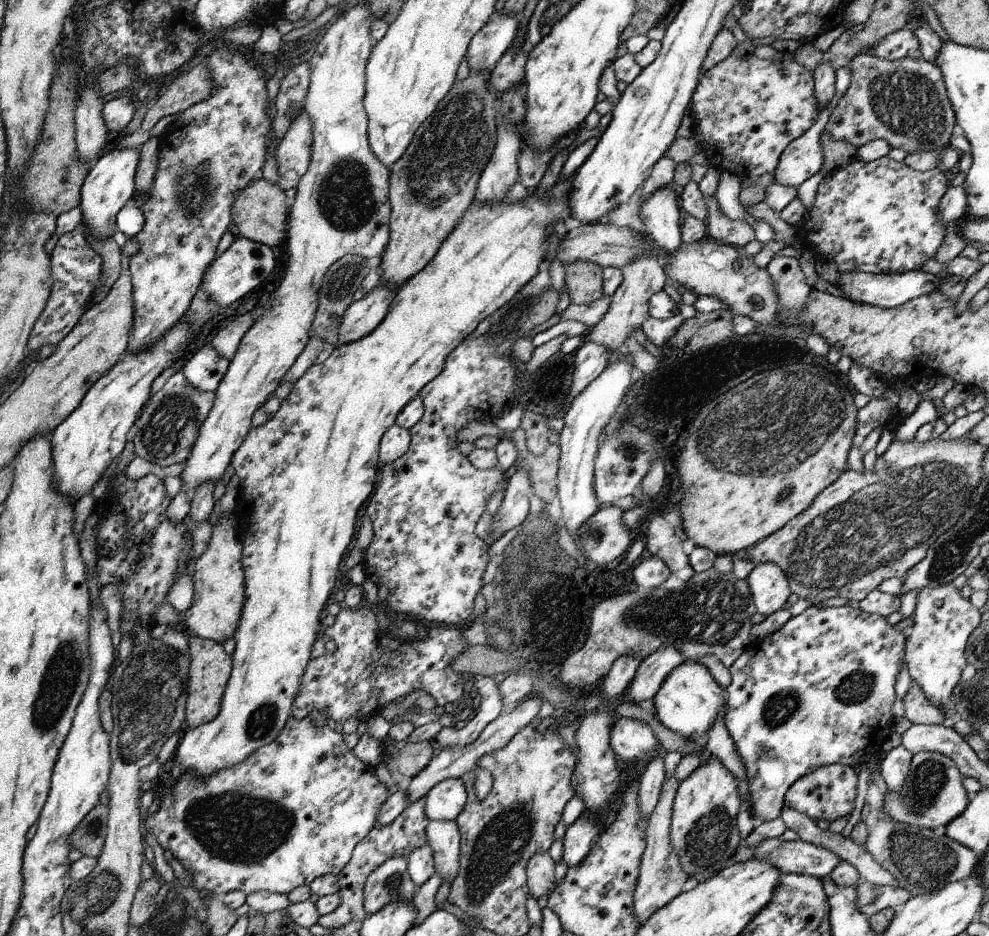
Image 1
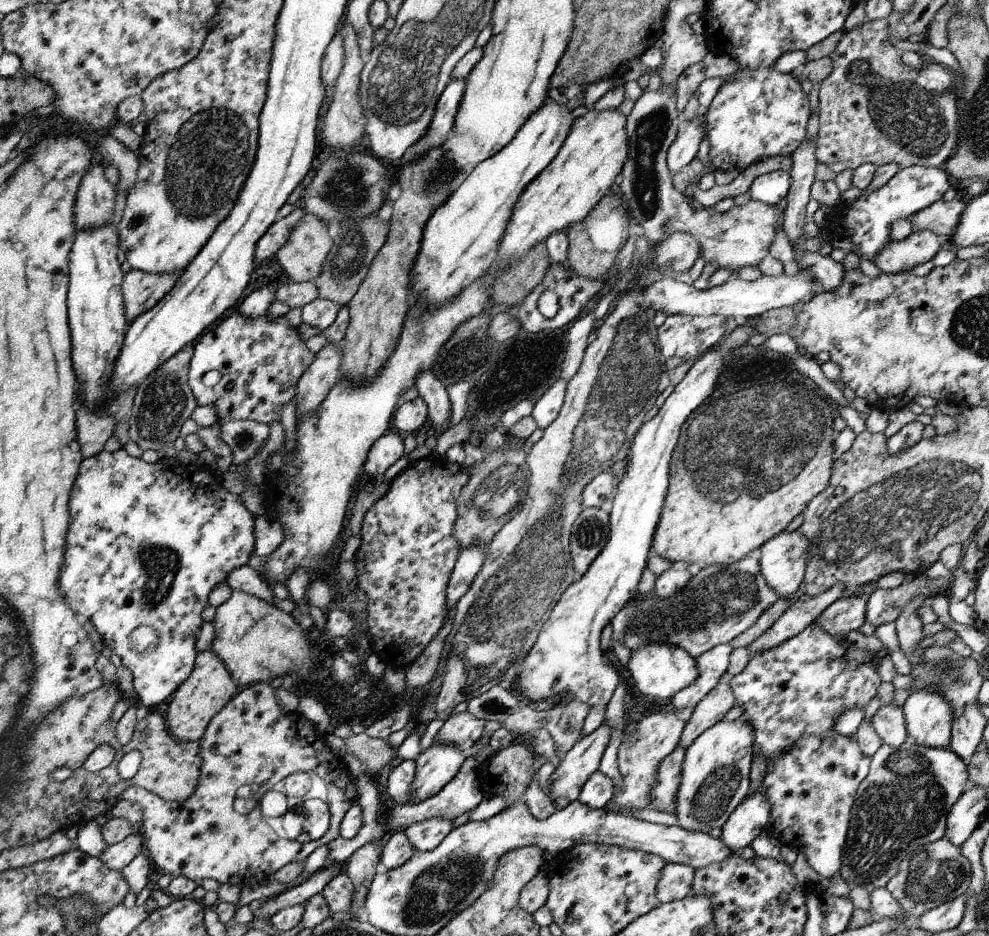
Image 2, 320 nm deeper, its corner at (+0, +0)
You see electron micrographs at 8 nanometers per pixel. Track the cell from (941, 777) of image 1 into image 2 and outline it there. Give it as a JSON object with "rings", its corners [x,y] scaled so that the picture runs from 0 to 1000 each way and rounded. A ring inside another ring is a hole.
{"rings":[[[917,788],[906,801],[893,794],[883,807],[879,826],[866,845],[850,926],[845,936],[849,936],[859,948],[876,949],[880,955],[886,950],[896,949],[900,940],[908,934],[914,917],[918,919],[928,906],[954,895],[959,869],[980,841],[978,823],[973,811],[960,799],[945,800],[927,796],[922,788]],[[896,801],[900,801],[898,808],[894,806]]]}

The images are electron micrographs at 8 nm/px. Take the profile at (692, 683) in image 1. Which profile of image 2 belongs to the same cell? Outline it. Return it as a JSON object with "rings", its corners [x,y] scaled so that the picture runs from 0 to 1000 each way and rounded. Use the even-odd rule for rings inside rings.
{"rings":[[[658,686],[641,693],[637,698],[634,714],[643,735],[651,744],[659,746],[661,754],[666,750],[677,748],[687,737],[693,736],[707,723],[706,705],[696,699],[695,694],[684,689],[666,686]]]}

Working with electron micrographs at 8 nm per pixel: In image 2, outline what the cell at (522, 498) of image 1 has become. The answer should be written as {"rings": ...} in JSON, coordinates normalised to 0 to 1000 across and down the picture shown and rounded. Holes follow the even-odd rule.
{"rings":[[[491,583],[475,584],[469,587],[464,592],[461,599],[459,611],[455,618],[455,628],[452,630],[452,650],[455,651],[459,645],[473,632],[475,625],[489,600]]]}

